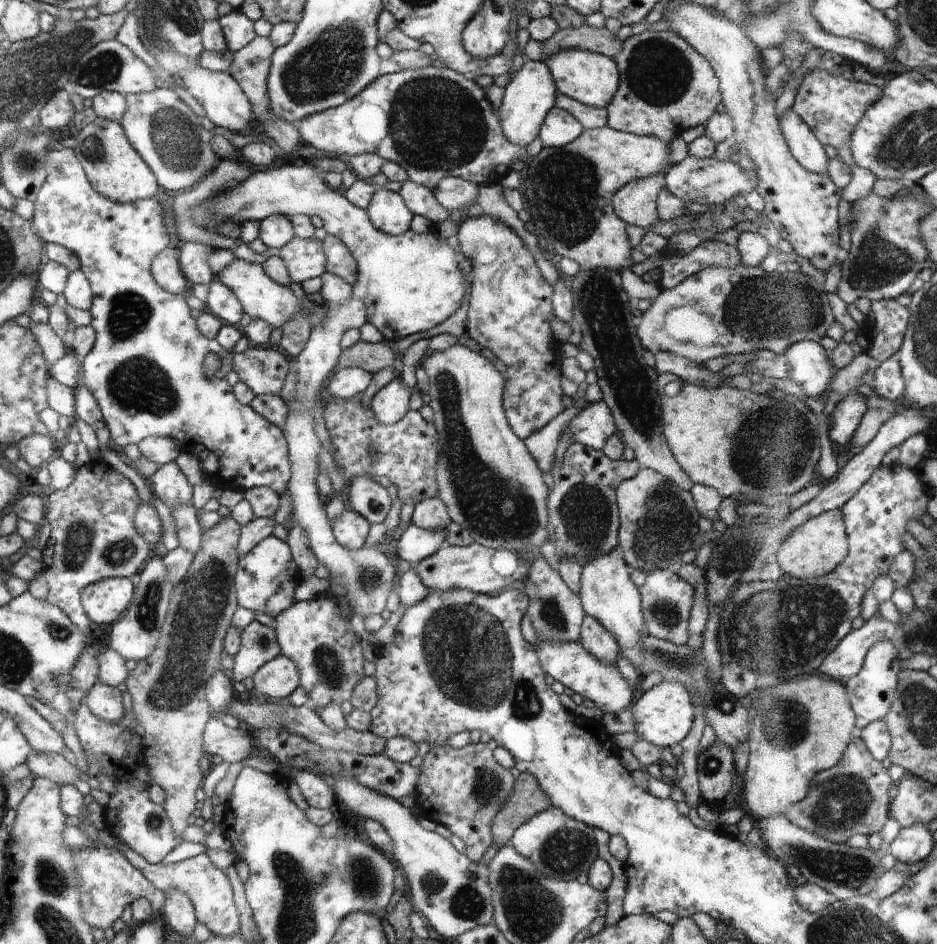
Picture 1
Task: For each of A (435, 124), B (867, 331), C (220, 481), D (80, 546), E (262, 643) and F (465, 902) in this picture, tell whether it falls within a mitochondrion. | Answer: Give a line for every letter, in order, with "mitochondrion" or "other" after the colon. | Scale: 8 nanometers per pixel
A: mitochondrion
B: other
C: other
D: mitochondrion
E: mitochondrion
F: mitochondrion

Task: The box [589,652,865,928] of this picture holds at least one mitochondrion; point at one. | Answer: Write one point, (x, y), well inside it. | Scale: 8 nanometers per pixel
(785, 724)

